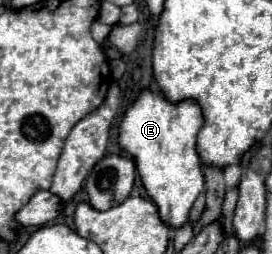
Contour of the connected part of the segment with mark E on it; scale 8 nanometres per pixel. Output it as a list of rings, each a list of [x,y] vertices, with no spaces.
[[[142,90],[120,122],[120,146],[134,156],[142,184],[168,228],[180,228],[188,222],[190,208],[204,190],[204,176],[196,152],[196,134],[202,122],[202,110],[194,100],[172,104],[152,90]]]

